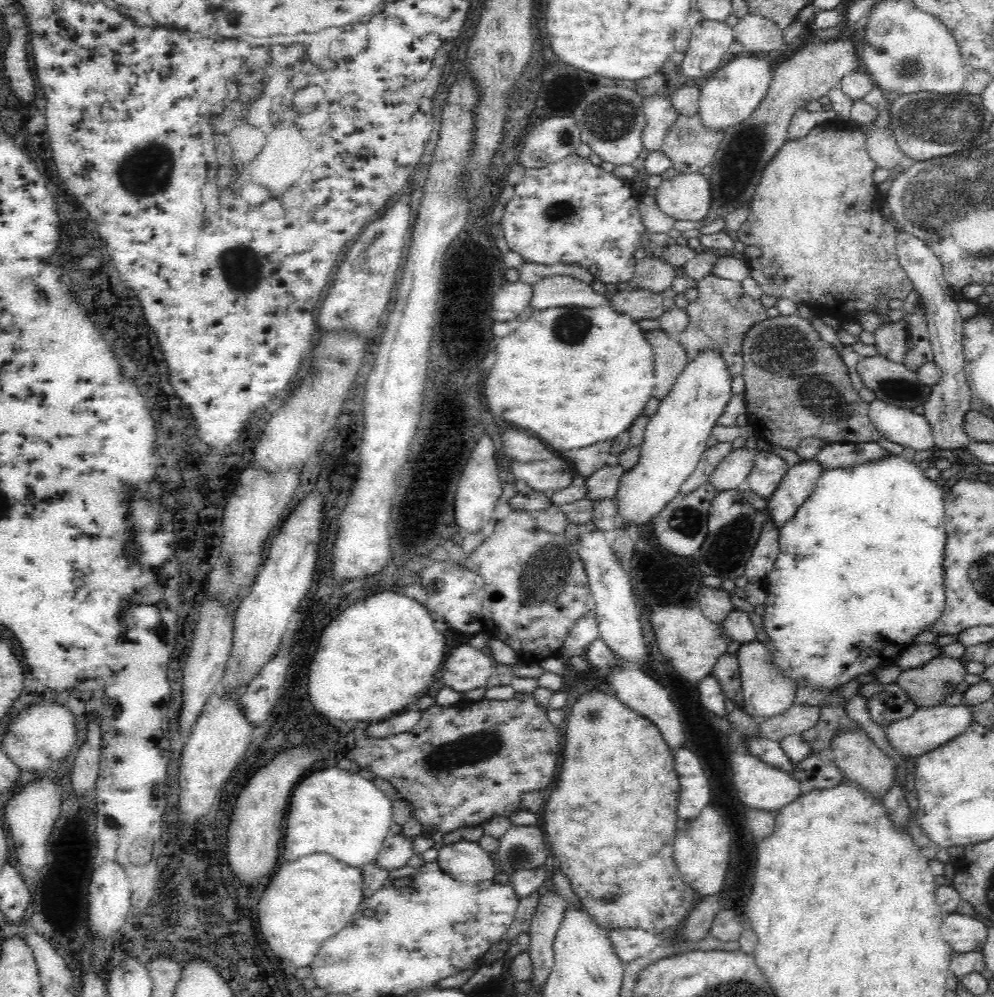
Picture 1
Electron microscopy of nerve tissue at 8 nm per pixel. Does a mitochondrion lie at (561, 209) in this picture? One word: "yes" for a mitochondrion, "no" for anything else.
yes

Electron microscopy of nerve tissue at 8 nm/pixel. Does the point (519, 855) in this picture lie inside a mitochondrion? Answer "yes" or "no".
yes

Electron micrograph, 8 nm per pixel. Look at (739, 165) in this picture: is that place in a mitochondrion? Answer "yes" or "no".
yes

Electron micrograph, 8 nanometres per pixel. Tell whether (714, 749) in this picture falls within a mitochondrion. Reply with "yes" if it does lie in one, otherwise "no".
no

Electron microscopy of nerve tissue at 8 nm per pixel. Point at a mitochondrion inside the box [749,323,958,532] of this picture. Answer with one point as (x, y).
(903, 389)

